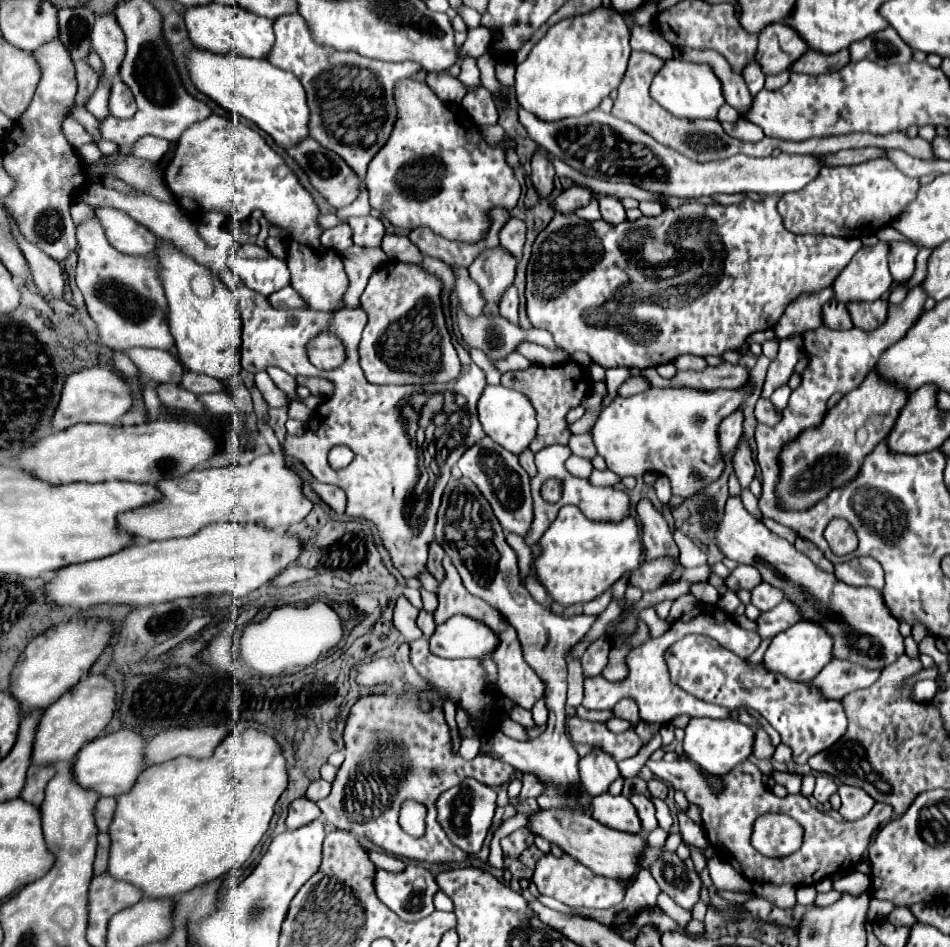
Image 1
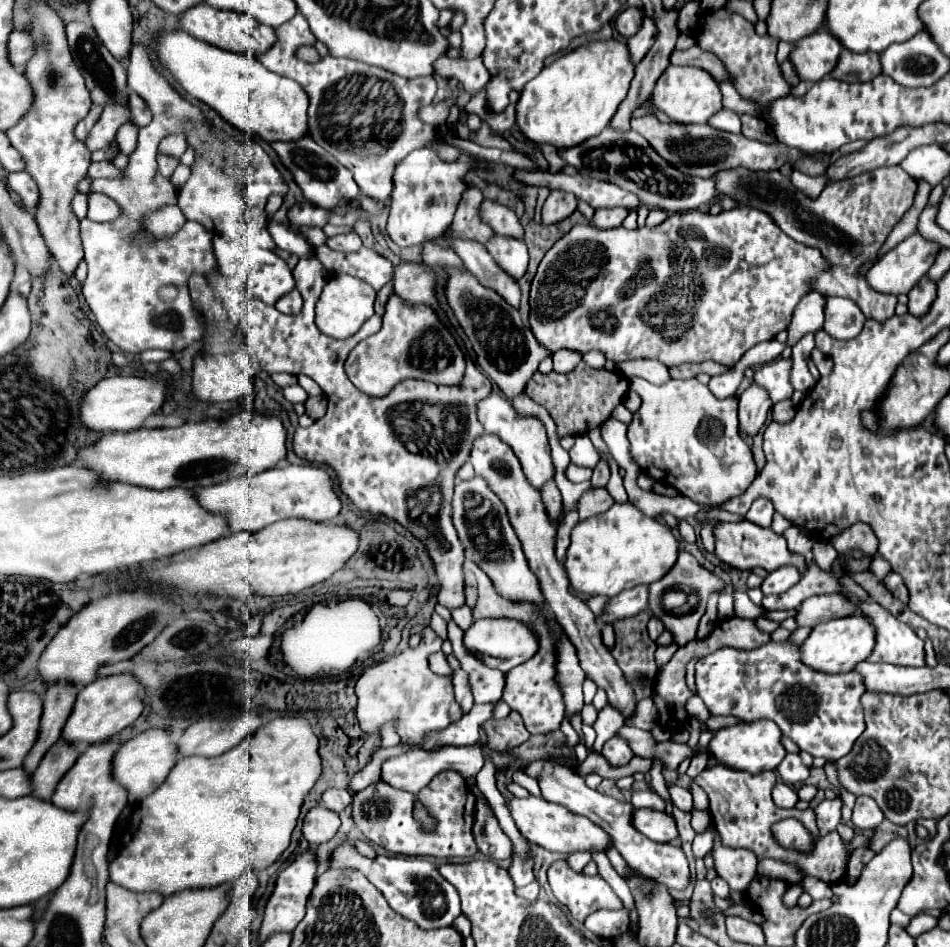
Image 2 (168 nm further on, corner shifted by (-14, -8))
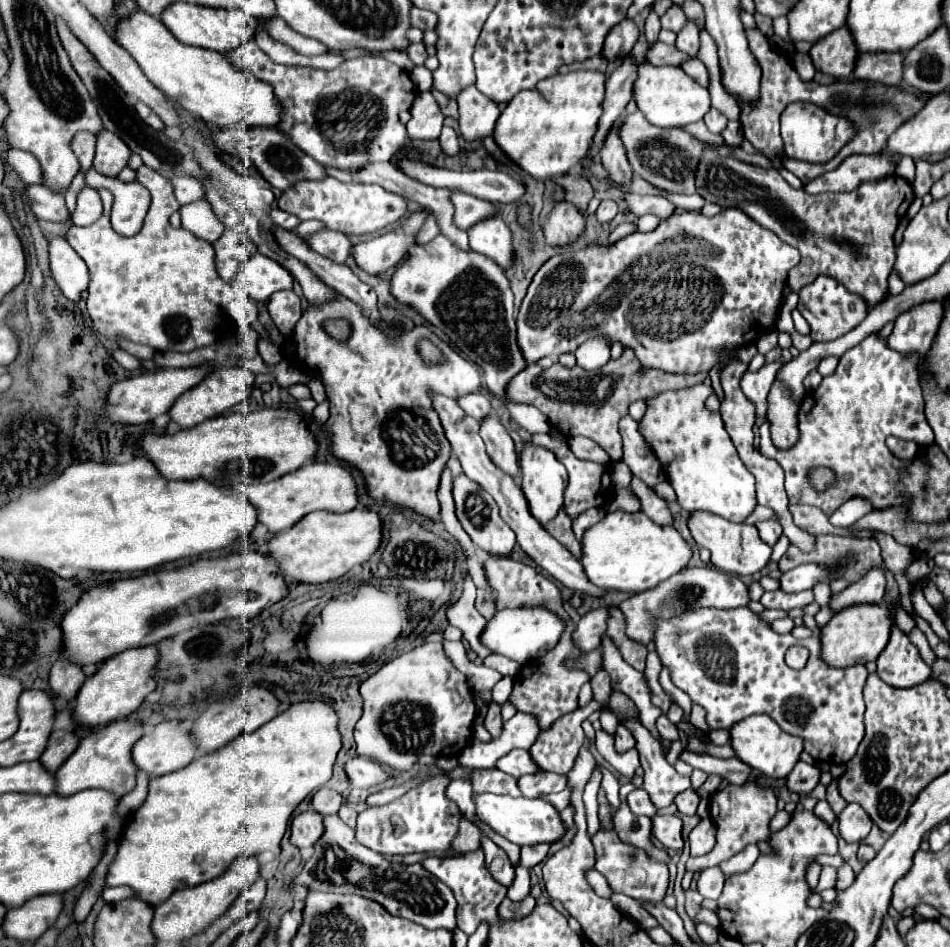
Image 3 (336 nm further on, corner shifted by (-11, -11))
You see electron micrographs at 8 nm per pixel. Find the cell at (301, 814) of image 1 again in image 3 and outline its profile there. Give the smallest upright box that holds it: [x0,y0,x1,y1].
[291,809,323,860]

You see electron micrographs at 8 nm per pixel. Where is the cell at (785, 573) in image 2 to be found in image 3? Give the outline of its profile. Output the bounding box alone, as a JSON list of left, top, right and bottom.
[779,563,833,593]

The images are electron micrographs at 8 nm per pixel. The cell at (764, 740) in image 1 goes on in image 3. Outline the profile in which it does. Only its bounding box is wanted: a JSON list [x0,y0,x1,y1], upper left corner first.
[785,761,819,793]

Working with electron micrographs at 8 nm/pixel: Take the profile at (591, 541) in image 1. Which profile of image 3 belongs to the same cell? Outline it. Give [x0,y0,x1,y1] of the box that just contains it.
[581,513,691,593]

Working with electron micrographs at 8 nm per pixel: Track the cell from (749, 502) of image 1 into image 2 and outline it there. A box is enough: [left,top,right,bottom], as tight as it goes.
[784,528,814,570]

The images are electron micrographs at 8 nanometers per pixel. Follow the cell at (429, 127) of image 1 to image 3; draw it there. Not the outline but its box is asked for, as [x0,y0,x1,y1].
[353,209,427,273]

